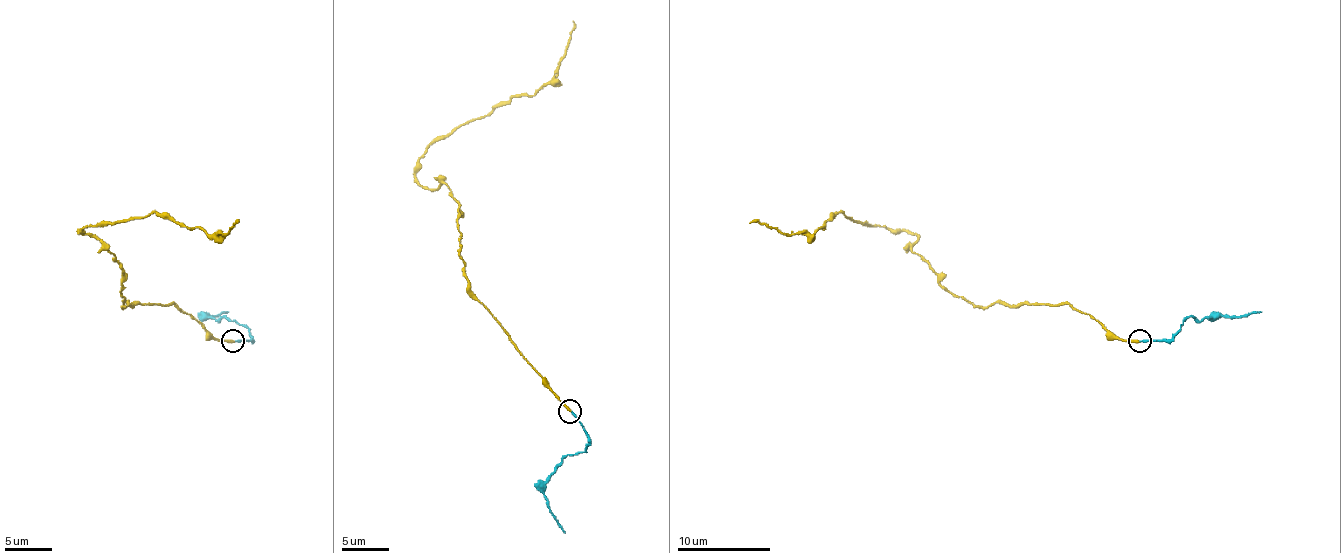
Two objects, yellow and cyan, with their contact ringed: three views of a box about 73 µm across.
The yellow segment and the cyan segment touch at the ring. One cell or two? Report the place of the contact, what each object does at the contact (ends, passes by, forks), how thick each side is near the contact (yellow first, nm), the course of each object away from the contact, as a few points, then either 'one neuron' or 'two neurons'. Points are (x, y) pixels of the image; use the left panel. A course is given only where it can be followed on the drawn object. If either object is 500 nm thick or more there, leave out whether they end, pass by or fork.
at (233, 341); yellow ends there; cyan ends there; 220 nm thick on the yellow side, 160 nm on the other; yellow runs (233, 341), (219, 341), (175, 304), (124, 306), (121, 267), (79, 231), (159, 213), (217, 234), (236, 222); cyan runs (233, 341), (252, 339), (243, 325), (226, 316), (219, 320), (208, 316), (229, 311); two neurons

